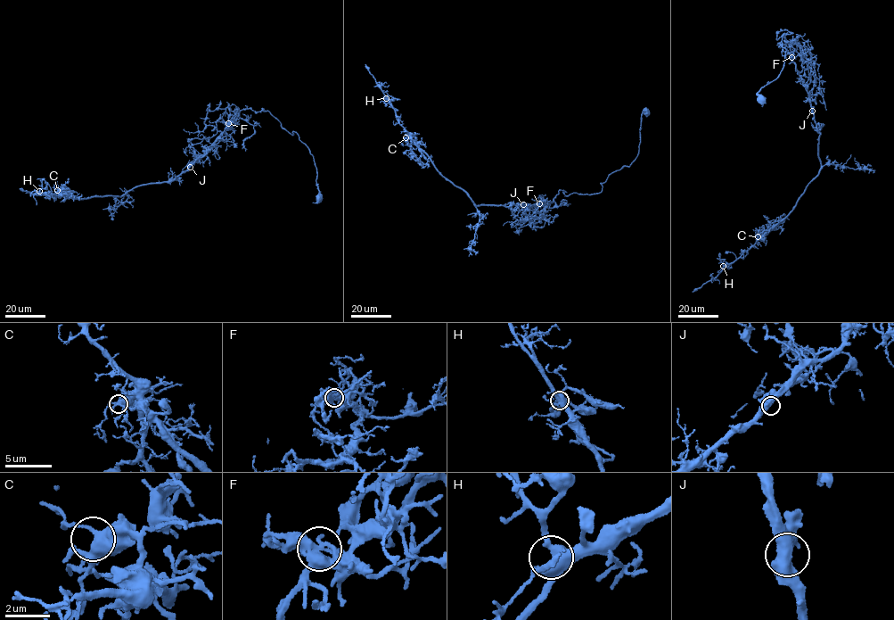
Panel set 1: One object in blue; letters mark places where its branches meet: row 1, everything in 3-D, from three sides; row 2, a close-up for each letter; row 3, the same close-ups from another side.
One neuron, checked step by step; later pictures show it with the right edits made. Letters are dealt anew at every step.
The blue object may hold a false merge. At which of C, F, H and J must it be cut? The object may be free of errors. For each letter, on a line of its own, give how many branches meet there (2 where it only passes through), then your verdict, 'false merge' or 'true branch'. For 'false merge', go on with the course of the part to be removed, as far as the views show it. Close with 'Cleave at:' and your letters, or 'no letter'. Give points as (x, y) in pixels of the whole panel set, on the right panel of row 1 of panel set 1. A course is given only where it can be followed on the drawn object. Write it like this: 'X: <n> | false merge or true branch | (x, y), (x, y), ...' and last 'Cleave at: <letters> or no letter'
C: 4 | true branch
F: 4 | false merge | (791, 57), (803, 53), (777, 39), (781, 29), (793, 33), (781, 42), (779, 76), (757, 94), (762, 107)
H: 4 | true branch
J: 4 | true branch
Cleave at: F

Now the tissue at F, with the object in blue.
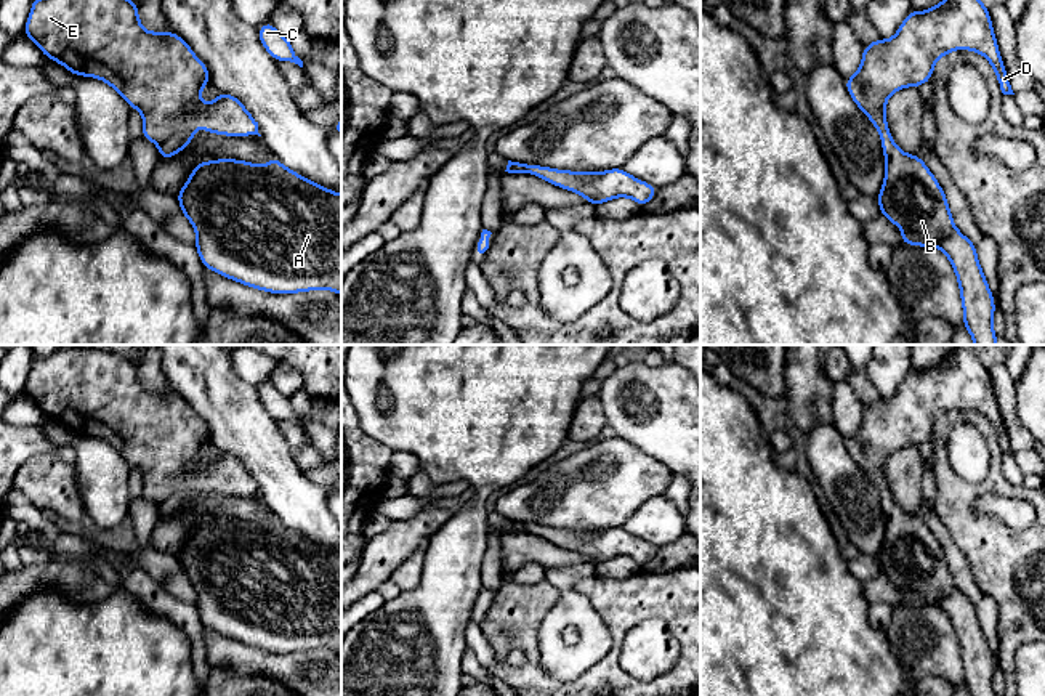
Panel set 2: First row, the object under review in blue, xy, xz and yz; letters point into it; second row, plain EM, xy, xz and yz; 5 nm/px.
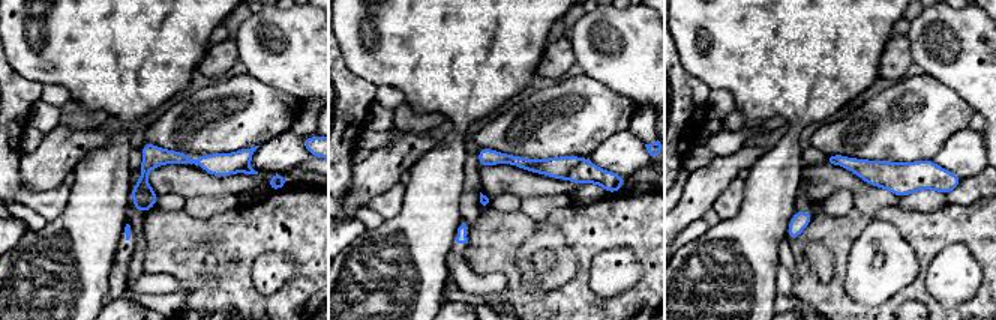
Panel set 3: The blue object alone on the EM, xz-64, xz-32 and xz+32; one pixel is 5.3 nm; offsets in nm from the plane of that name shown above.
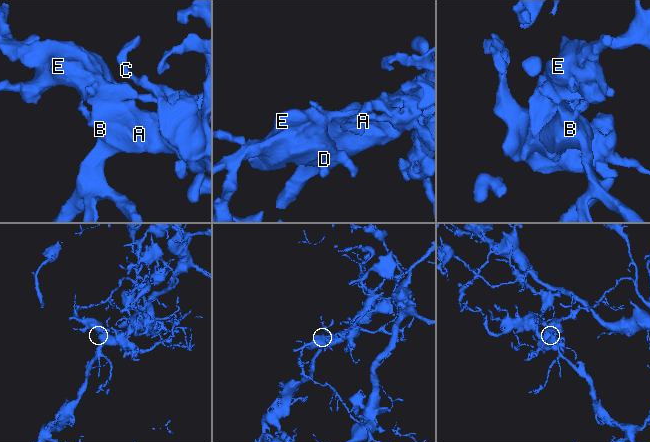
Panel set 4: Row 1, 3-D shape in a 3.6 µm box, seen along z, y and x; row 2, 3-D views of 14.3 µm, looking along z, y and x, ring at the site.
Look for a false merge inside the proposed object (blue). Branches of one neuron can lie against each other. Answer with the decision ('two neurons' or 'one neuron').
two neurons

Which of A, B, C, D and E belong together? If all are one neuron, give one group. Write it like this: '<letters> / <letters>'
A B C / D E

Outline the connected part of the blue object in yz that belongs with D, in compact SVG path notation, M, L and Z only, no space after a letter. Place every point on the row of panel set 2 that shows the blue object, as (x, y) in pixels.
M942 0L926 11L909 11L893 38L864 47L857 72L845 79L846 90L878 133L890 132L886 99L901 88L930 82L936 61L952 50L986 56L1002 93L1015 95L981 0Z

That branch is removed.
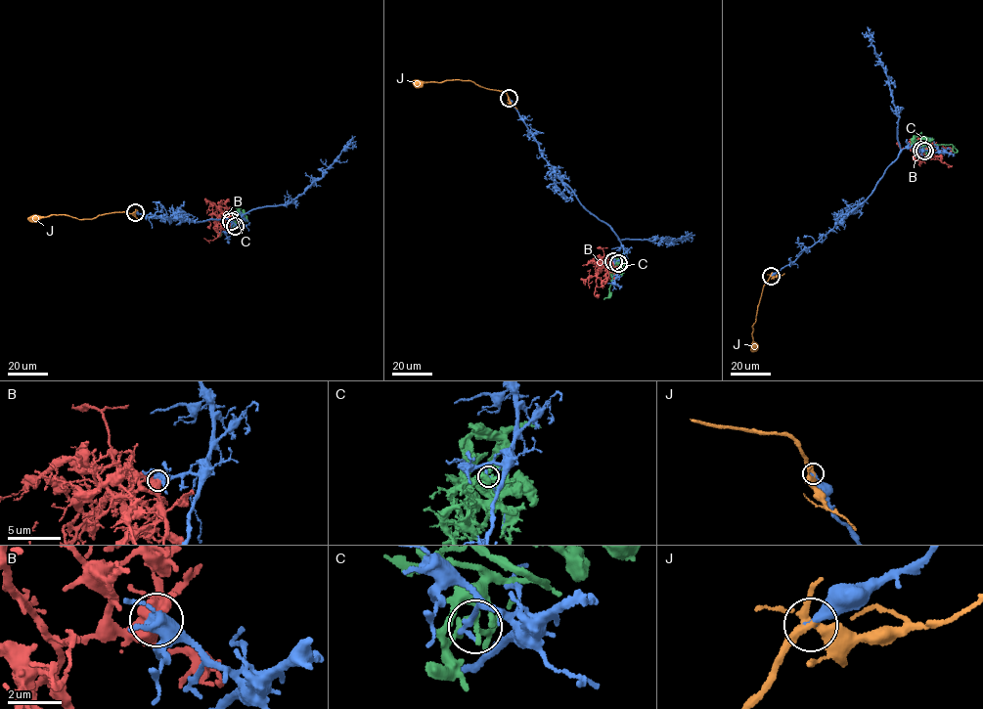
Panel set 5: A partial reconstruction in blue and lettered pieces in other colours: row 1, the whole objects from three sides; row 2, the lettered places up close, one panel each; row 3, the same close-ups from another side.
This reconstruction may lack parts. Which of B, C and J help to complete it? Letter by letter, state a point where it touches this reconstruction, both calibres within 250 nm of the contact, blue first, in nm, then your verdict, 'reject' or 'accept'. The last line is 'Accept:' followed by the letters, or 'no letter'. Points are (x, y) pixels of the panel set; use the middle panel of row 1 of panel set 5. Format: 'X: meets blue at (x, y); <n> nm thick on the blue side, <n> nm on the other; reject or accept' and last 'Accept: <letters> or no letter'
B: meets blue at (613, 261); 400 nm thick on the blue side, 460 nm on the other; reject
C: meets blue at (618, 263); 240 nm thick on the blue side, 200 nm on the other; reject
J: meets blue at (509, 98); 440 nm thick on the blue side, 240 nm on the other; accept
Accept: J

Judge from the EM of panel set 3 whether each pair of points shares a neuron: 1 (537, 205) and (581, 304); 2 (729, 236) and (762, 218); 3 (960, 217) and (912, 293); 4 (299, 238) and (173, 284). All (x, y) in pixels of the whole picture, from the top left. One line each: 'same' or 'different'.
1: different
2: same
3: same
4: different

